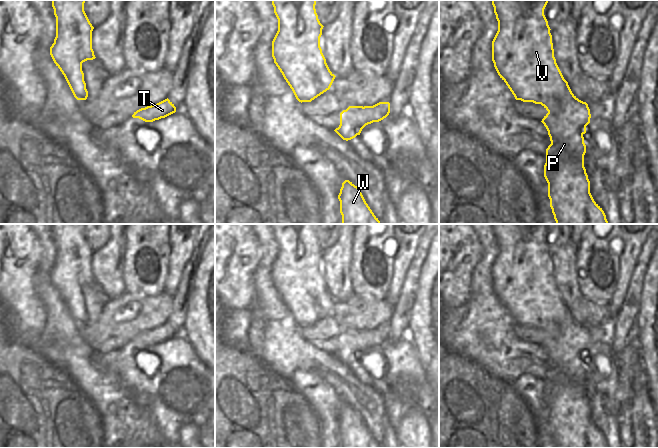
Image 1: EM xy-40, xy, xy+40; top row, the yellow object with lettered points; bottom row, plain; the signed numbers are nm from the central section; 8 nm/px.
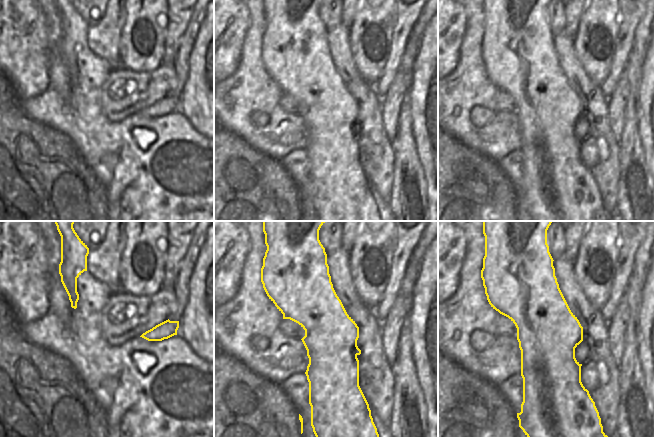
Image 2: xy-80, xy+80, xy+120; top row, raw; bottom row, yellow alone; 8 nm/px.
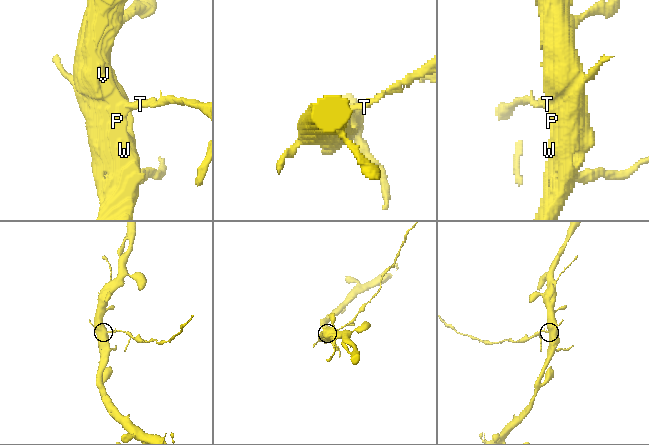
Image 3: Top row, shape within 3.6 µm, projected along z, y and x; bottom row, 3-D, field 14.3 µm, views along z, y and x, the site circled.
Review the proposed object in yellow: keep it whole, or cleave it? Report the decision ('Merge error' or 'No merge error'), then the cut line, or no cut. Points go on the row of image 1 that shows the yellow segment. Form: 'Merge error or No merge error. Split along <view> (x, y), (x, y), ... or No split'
Merge error. Split along xy (363, 107), (354, 111), (346, 110)

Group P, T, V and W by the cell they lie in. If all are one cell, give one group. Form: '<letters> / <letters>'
P V W / T

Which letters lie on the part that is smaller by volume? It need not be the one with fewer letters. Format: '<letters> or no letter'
T

